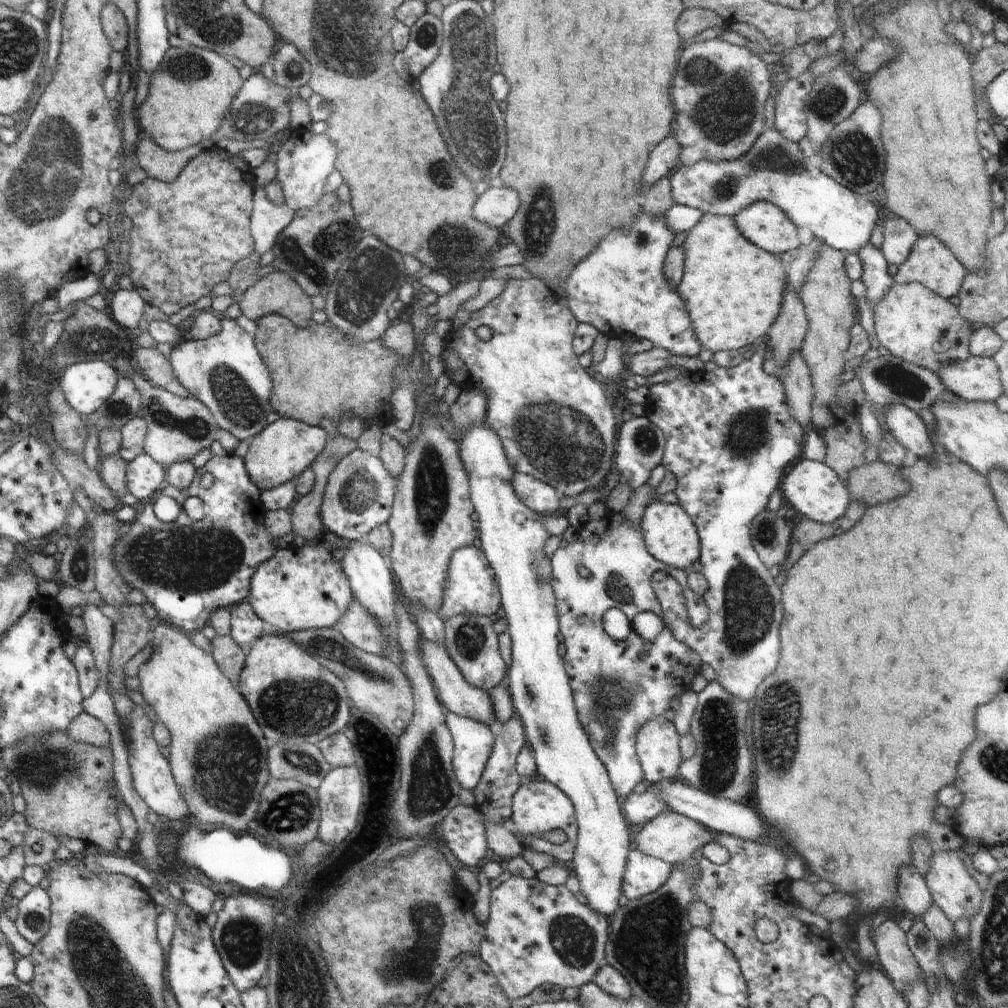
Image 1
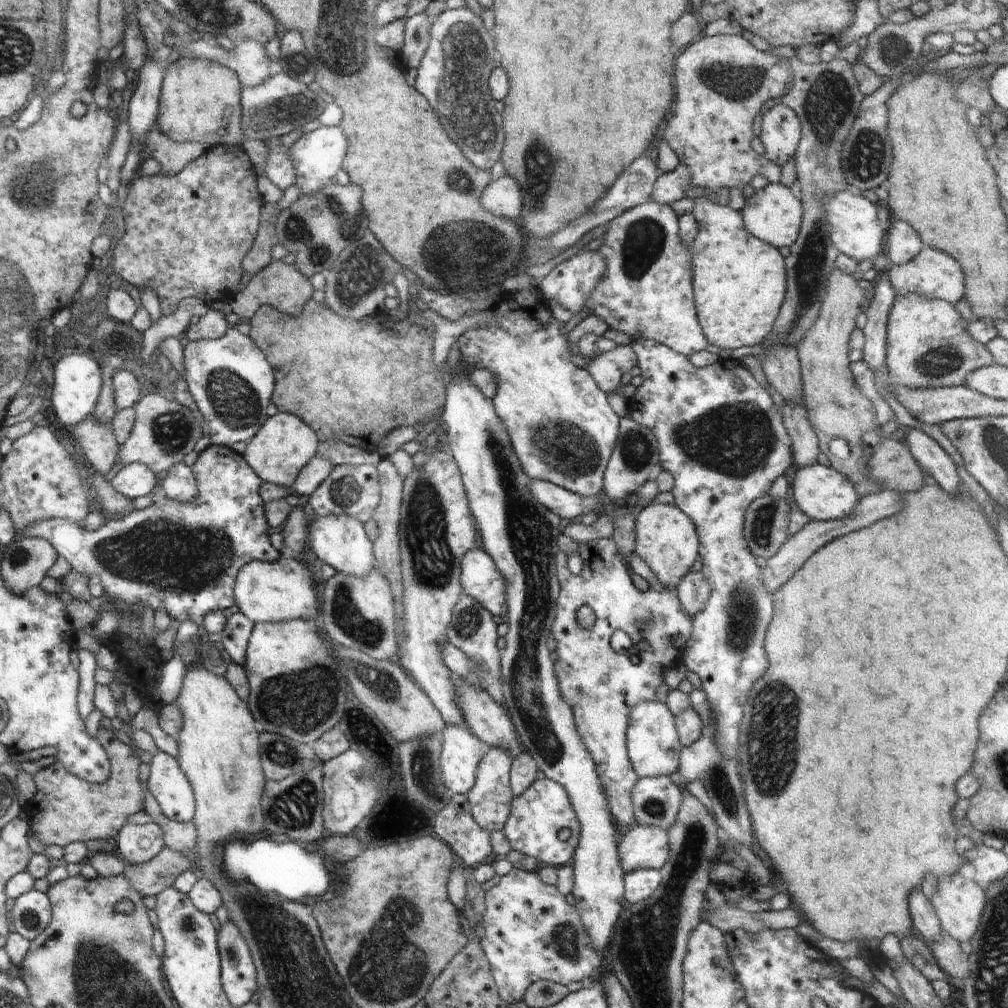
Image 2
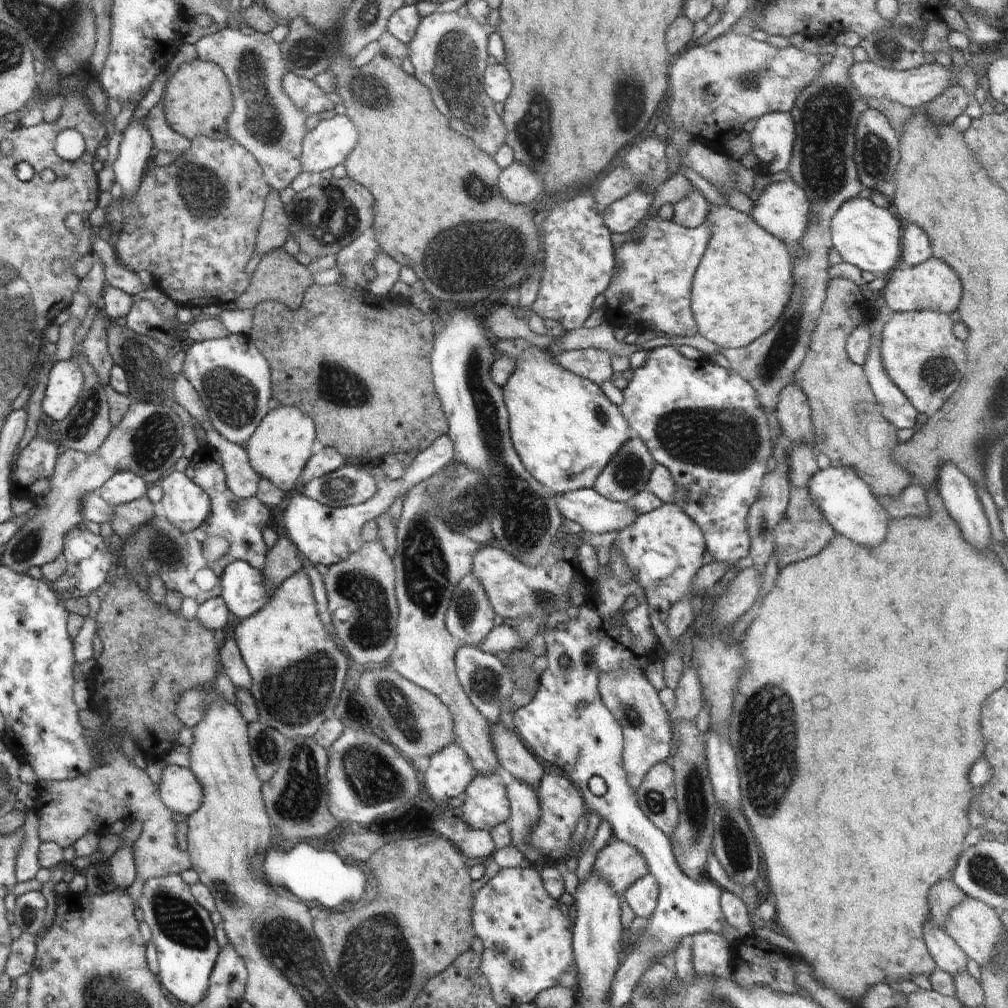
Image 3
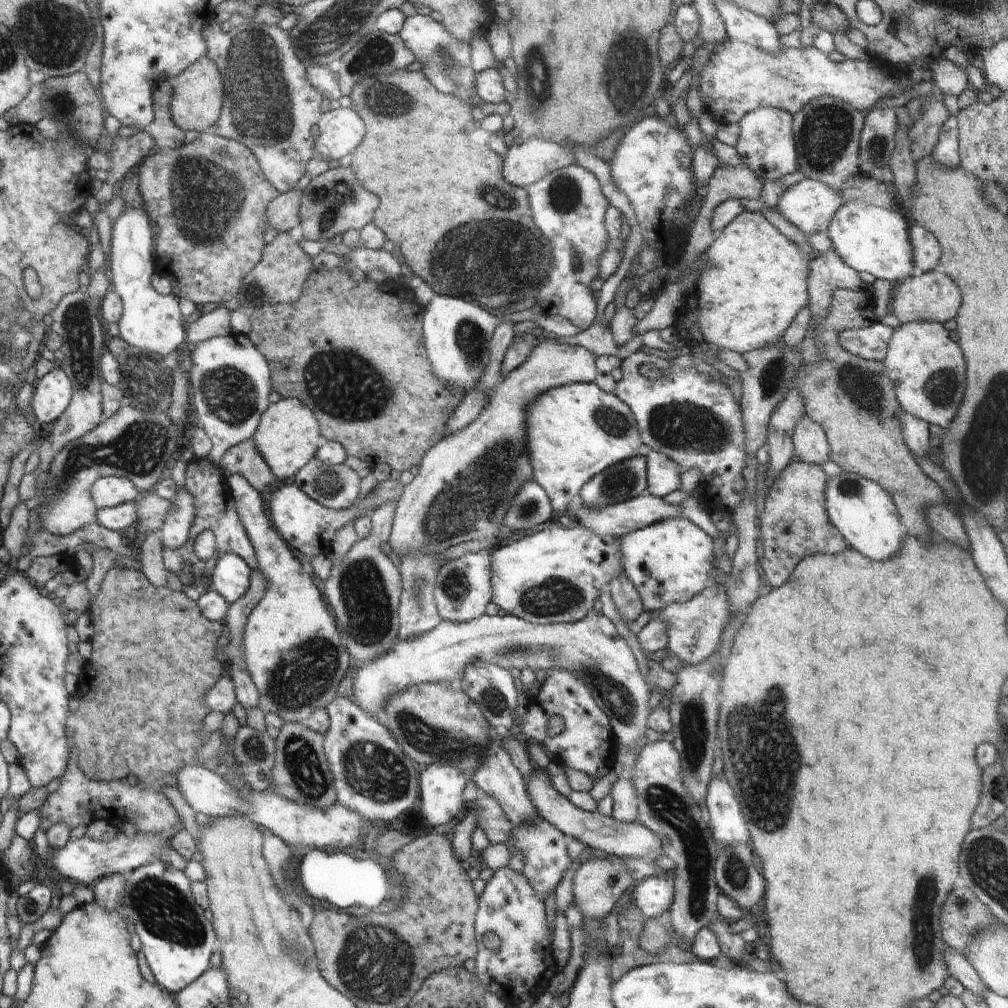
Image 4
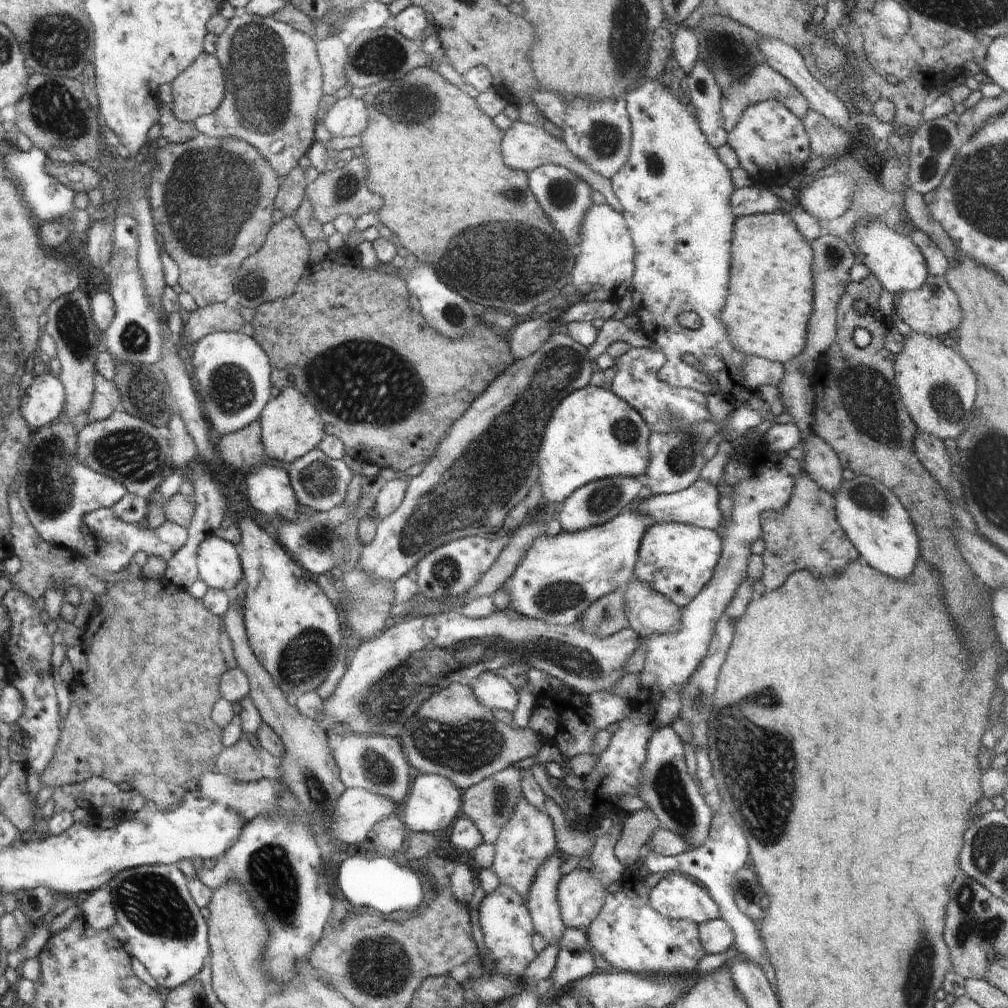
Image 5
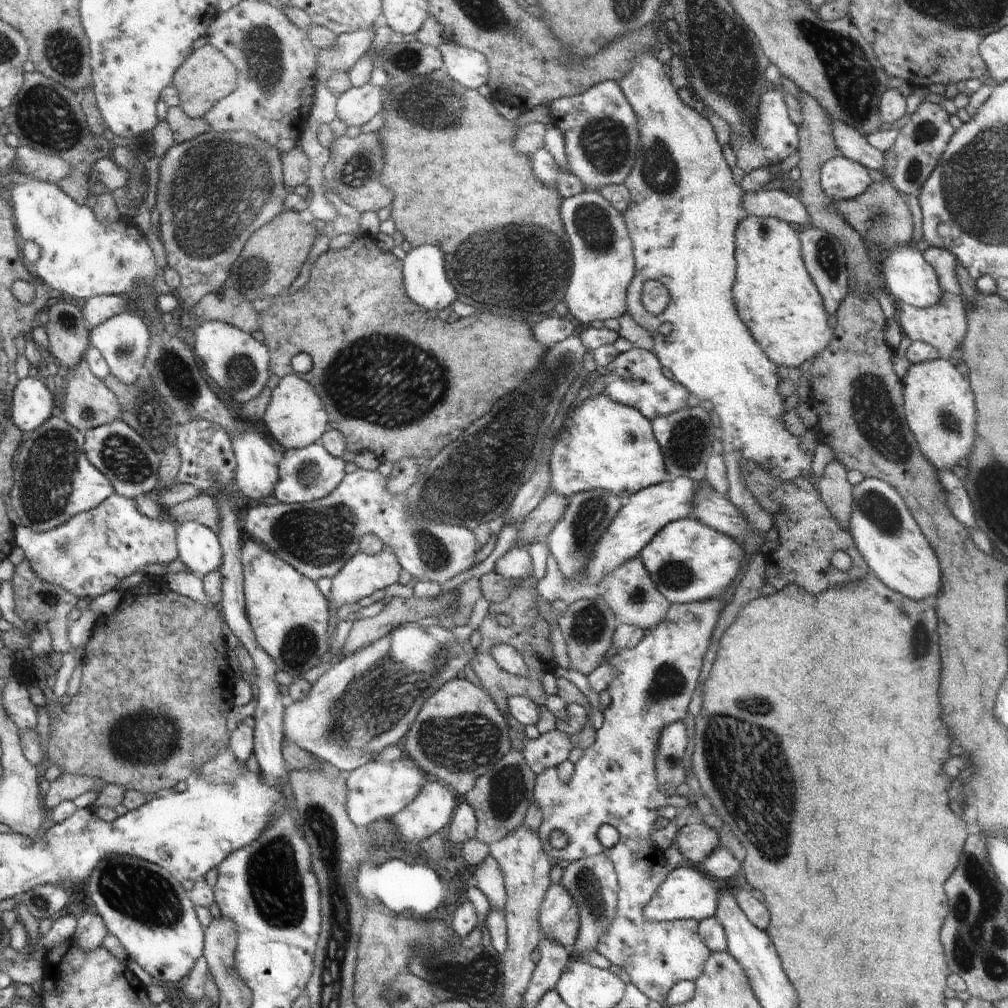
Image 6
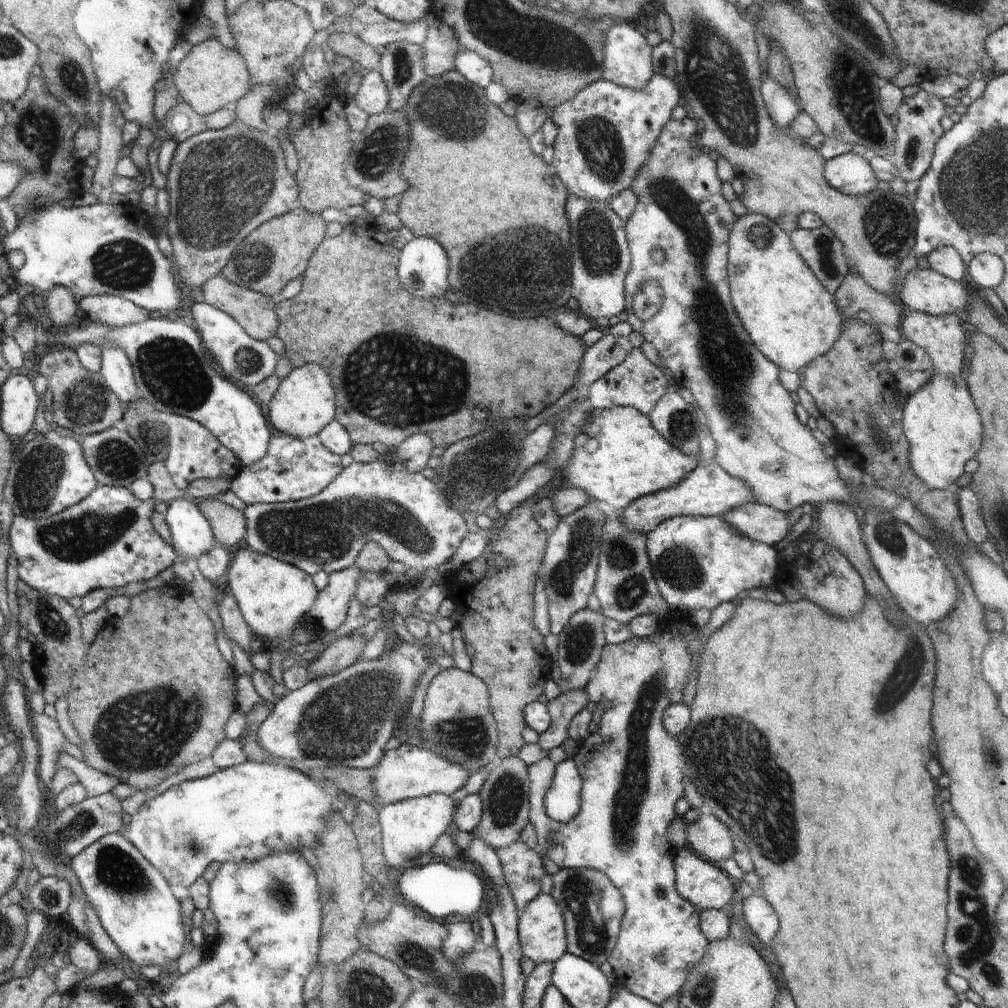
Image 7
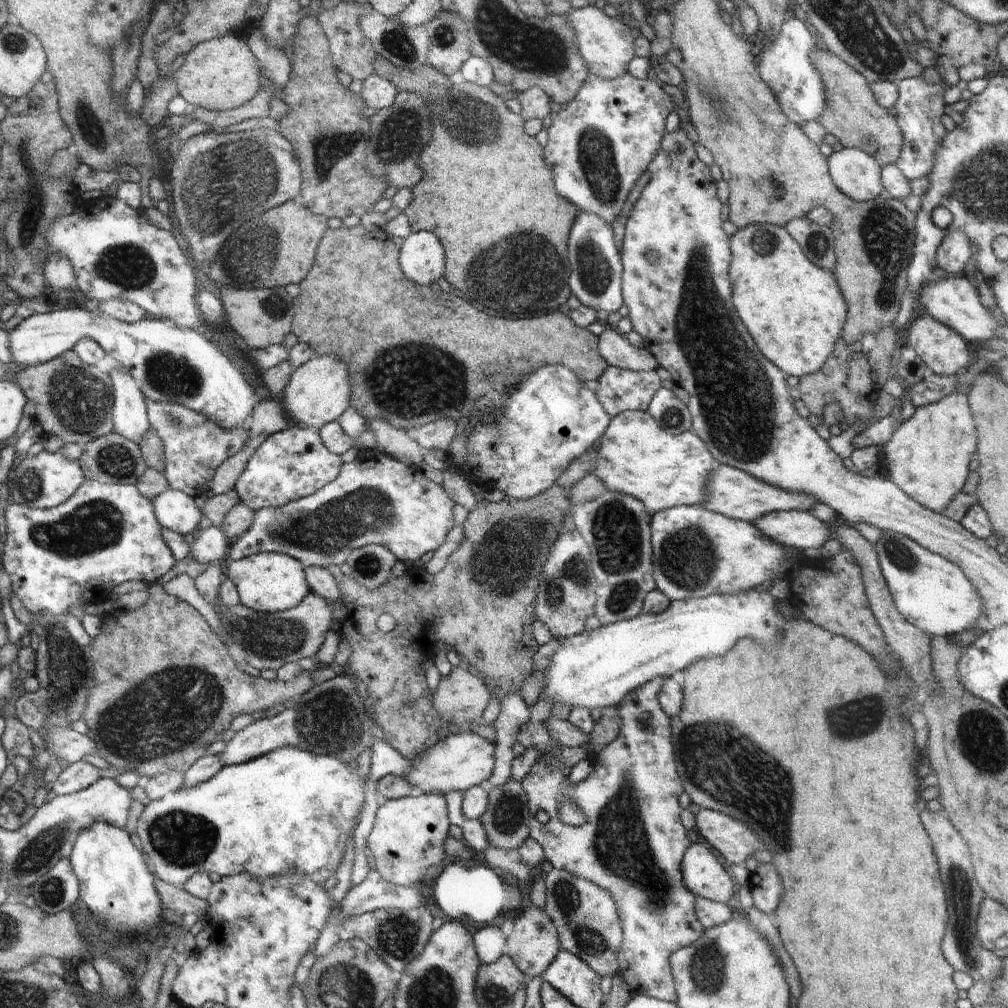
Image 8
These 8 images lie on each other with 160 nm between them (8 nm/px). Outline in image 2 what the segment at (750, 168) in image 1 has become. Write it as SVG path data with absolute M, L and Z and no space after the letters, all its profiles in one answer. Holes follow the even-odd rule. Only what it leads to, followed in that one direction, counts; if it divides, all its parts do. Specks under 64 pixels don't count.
M682 164L668 173L662 173L660 178L655 180L651 200L667 205L678 202L685 197L686 188L690 185L694 186L691 178L691 170ZM846 188L823 200L824 216L828 221L829 234L834 246L840 253L846 254L855 264L864 259L874 262L875 256L882 252L882 240L886 236L886 227L876 216L877 204L874 204L858 191Z

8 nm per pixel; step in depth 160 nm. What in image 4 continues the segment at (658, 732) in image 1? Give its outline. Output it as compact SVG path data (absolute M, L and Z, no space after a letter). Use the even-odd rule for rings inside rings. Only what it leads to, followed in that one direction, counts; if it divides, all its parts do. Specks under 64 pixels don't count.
M590 609L584 618L573 623L554 623L553 625L539 625L536 623L526 622L514 615L500 616L484 614L474 621L467 623L451 623L450 621L442 621L435 629L422 634L418 638L411 641L397 641L397 645L385 655L377 658L375 661L368 663L364 668L359 669L354 682L354 696L360 704L360 710L364 711L372 718L380 716L380 709L387 703L389 696L396 691L419 685L422 683L457 683L462 676L464 669L471 662L486 661L490 664L502 667L503 669L532 668L533 670L548 670L562 667L567 671L570 670L582 679L587 687L591 690L595 703L608 715L612 730L618 742L617 752L613 755L613 764L618 776L617 780L612 784L610 793L613 796L612 817L620 822L631 823L637 822L639 818L637 804L637 790L633 785L633 768L639 757L640 750L644 748L648 741L652 738L647 726L647 718L651 713L650 696L651 692L647 684L644 682L644 676L636 663L636 659L628 647L628 643L618 635L614 624L602 613L598 613L596 609ZM638 746L639 752L634 748Z

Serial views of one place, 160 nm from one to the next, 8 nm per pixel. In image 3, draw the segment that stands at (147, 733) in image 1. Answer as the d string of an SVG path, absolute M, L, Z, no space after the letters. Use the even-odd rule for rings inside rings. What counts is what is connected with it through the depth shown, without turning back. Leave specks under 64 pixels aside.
M166 765L159 784L159 796L172 813L190 817L204 804L204 786L188 767Z

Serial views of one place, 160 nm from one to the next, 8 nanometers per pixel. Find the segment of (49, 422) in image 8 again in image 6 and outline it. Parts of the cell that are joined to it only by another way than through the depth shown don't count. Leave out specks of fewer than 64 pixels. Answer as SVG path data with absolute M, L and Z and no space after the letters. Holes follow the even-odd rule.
M80 360L78 366L74 366L74 368L63 369L61 367L61 374L65 385L60 390L62 400L59 415L68 424L84 433L92 430L92 428L110 424L110 422L120 419L120 406L114 392L106 386L104 380L100 381L88 370L86 360Z

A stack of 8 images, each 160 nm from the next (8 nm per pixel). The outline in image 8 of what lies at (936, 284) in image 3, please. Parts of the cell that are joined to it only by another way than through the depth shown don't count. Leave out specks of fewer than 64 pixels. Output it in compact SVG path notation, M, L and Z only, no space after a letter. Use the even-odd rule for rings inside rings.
M928 314L920 316L913 323L910 323L904 330L908 344L914 352L924 361L924 364L937 375L955 375L965 369L972 361L972 352L968 350L968 342L962 338L953 328L938 322Z

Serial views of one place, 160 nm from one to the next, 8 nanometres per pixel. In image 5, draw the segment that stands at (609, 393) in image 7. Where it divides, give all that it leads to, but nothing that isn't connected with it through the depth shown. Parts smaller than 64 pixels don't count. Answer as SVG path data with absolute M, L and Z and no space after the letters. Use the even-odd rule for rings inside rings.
M643 342L618 359L618 364L614 364L618 369L612 378L610 391L638 410L651 430L666 434L677 427L685 426L689 431L689 426L692 424L696 426L711 421L712 416L706 406L707 398L704 394L688 387L669 386L664 380L658 378L658 371L666 362L666 358L657 348Z

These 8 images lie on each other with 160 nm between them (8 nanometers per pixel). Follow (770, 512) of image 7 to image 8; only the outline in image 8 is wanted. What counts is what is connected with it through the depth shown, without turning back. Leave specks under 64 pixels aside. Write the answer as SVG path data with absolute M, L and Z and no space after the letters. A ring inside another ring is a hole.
M780 511L759 516L754 523L760 531L769 536L774 542L782 546L799 548L801 551L806 548L816 548L830 538L830 525L811 516L805 511Z

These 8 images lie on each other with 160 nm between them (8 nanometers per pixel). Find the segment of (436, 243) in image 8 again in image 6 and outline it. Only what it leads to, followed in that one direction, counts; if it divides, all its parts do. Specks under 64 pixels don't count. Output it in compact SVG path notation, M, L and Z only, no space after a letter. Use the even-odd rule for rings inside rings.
M423 243L406 252L403 282L408 295L428 310L450 308L456 300L455 286L447 278L447 264L438 246Z

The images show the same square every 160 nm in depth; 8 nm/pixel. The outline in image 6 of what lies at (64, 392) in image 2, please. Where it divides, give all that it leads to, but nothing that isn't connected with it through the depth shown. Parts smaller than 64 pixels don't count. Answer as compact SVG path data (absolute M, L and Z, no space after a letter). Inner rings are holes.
M24 378L16 382L12 418L20 430L37 430L54 410L54 398L42 380Z

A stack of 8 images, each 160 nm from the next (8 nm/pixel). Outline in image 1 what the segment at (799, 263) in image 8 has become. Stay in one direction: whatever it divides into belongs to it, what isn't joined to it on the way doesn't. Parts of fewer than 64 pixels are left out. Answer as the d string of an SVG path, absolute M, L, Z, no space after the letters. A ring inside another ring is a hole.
M703 214L683 242L684 274L677 286L691 318L694 332L704 349L745 350L756 338L767 334L778 316L786 288L786 265L771 252L758 248L742 236L733 217Z

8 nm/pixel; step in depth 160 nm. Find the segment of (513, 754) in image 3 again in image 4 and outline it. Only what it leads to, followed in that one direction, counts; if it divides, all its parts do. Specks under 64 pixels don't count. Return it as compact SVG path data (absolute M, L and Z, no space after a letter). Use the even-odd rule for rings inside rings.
M536 766L523 778L528 796L531 798L540 818L546 819L562 834L573 836L577 841L588 845L592 850L602 850L608 856L625 859L631 856L641 856L646 861L652 861L662 854L661 840L649 828L640 822L625 823L614 817L605 817L598 811L588 812L576 808L572 801L554 788L545 769Z

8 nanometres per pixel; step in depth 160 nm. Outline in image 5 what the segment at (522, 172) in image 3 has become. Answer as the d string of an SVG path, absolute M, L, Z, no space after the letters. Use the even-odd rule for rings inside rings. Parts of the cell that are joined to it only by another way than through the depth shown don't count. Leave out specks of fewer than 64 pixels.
M514 121L512 126L505 131L504 142L502 143L502 153L504 154L504 162L508 168L512 170L522 170L522 172L530 173L534 168L542 166L542 164L556 164L566 168L570 172L574 172L581 180L584 180L593 190L600 192L606 197L606 203L612 206L619 214L622 214L622 205L616 198L610 180L602 178L600 174L592 172L590 166L586 166L582 160L578 160L576 156L570 154L570 150L566 148L562 139L550 136L543 128L538 128L532 124L526 124L521 121Z

